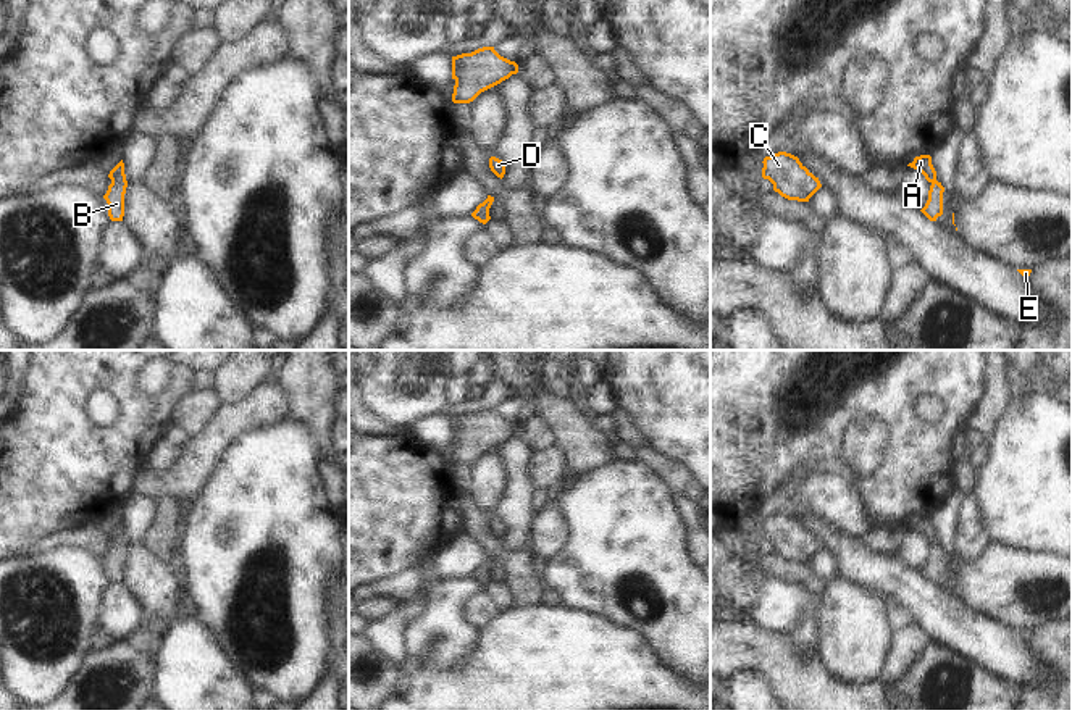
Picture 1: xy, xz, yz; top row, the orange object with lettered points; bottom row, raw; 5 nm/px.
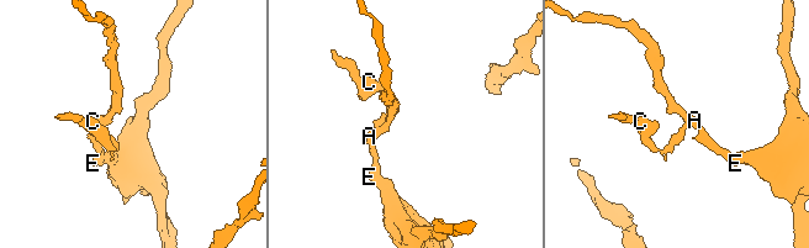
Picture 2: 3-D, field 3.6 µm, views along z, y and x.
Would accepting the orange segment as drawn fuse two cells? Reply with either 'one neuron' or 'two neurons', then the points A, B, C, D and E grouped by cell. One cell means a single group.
one neuron | A B C D E

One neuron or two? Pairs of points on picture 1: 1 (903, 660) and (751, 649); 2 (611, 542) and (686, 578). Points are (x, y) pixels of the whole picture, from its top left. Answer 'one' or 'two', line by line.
1: one
2: one

